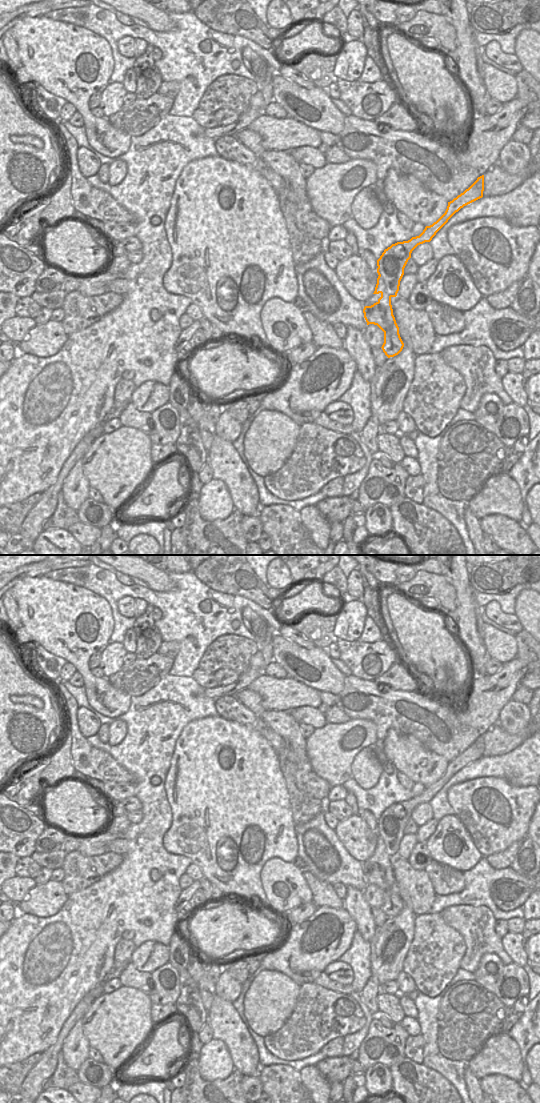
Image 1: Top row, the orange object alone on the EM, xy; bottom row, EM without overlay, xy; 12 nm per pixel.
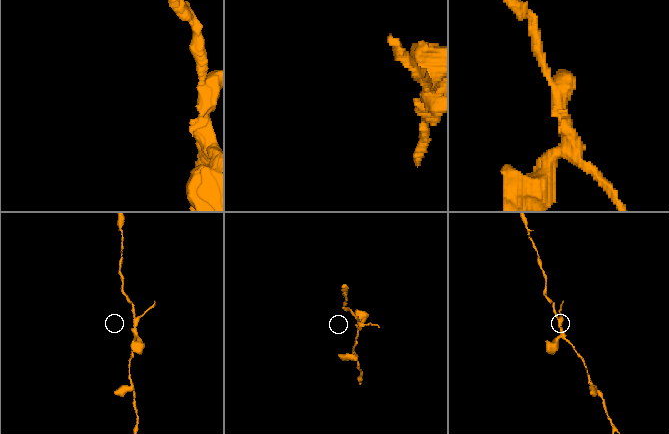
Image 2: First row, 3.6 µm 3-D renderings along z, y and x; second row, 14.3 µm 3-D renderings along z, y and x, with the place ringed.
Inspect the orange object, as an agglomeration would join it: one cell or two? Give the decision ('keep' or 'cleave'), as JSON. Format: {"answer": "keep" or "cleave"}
{"answer": "cleave"}

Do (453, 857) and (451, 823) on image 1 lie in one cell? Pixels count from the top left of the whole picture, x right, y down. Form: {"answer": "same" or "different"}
{"answer": "same"}

